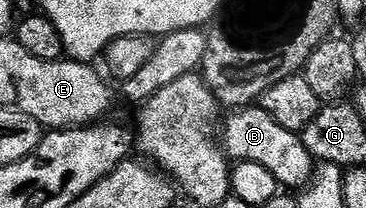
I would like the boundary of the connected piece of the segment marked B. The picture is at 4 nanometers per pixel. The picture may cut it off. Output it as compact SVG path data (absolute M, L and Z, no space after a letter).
M261 107L239 108L229 115L226 126L220 129L220 144L231 162L260 163L260 167L272 171L279 186L286 188L287 185L295 191L310 185L316 162L312 155L308 155L299 134L288 131L288 127L280 127L280 123L276 123L276 119Z

